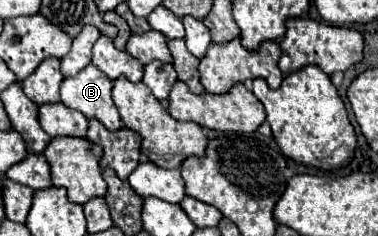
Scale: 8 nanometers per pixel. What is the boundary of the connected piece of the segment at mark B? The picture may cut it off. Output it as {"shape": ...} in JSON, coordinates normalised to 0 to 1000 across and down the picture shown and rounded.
{"shape":[[[249,275],[169,335],[159,403],[175,453],[212,470],[233,504],[259,504],[280,547],[323,547],[317,479],[296,428],[296,343]]]}

